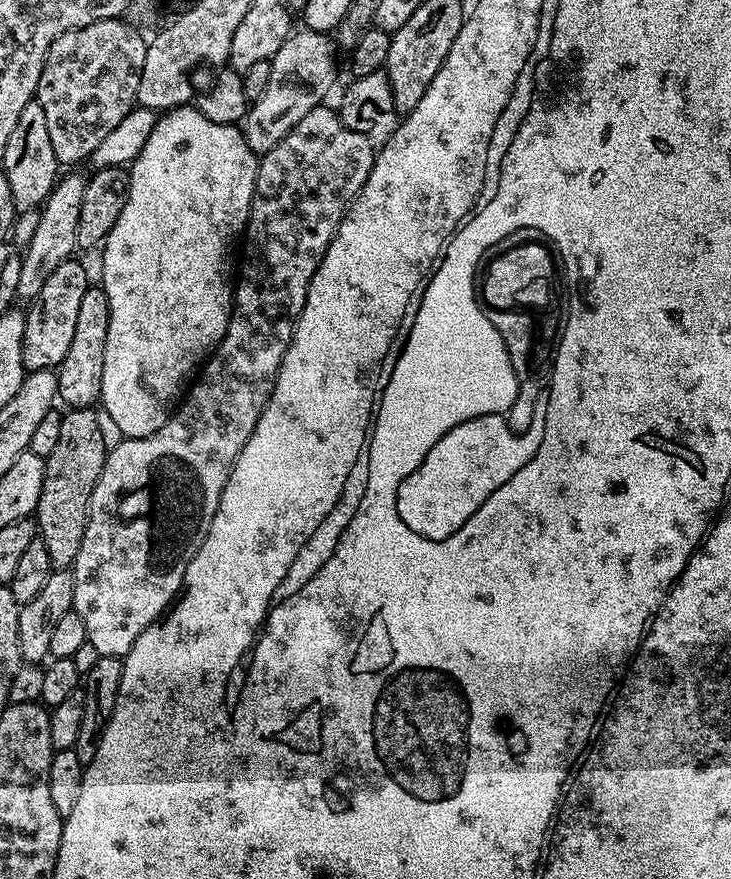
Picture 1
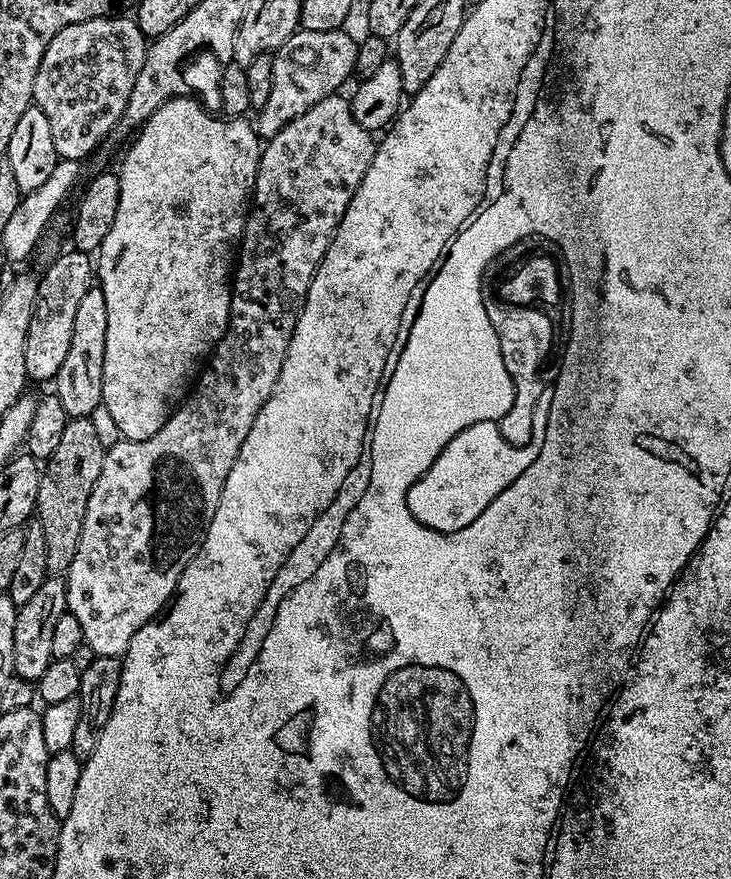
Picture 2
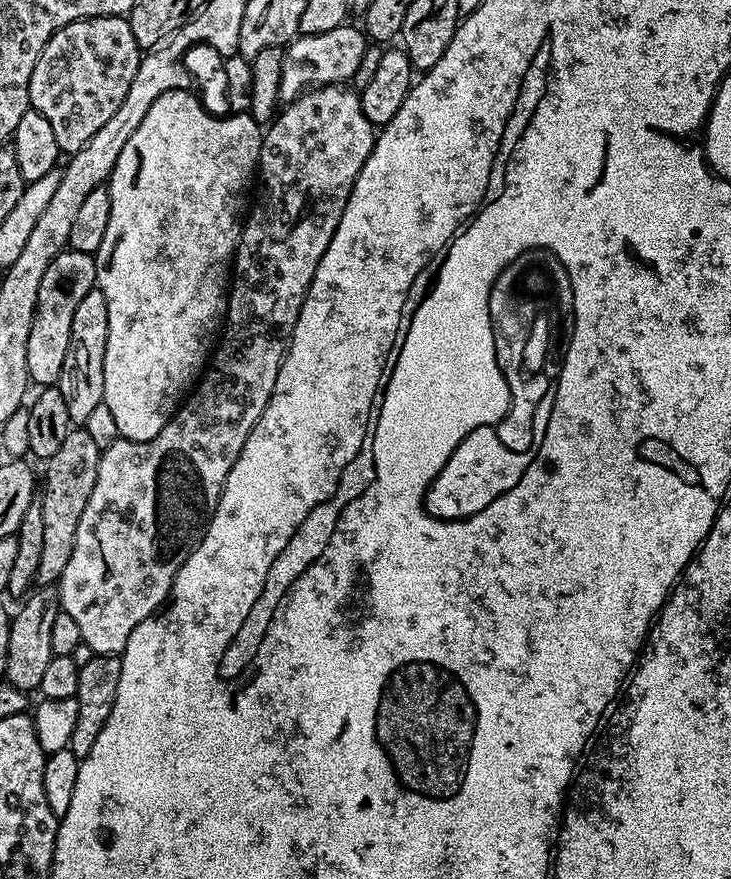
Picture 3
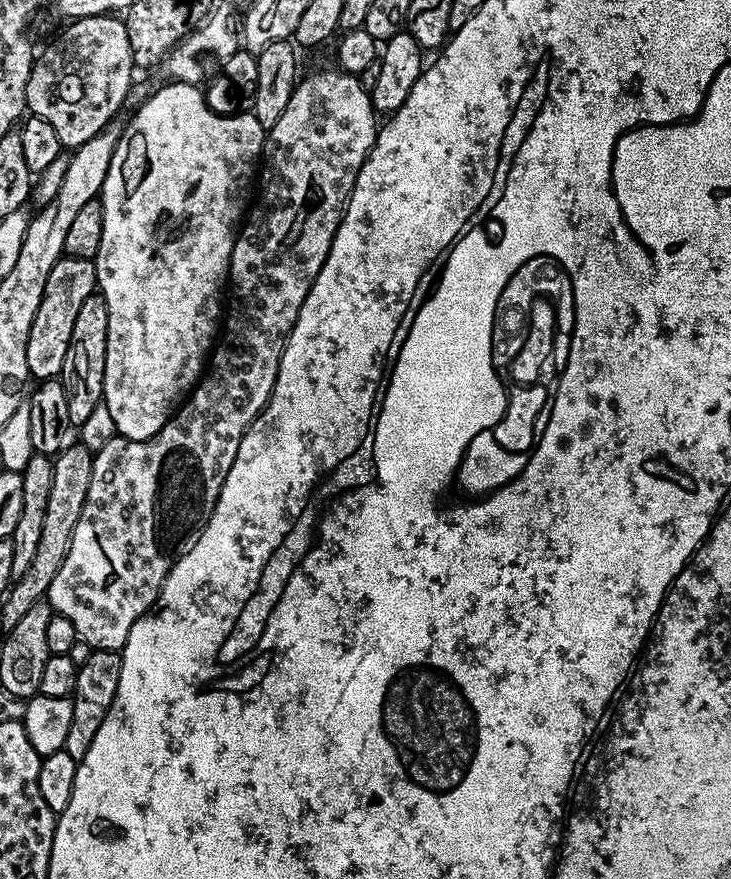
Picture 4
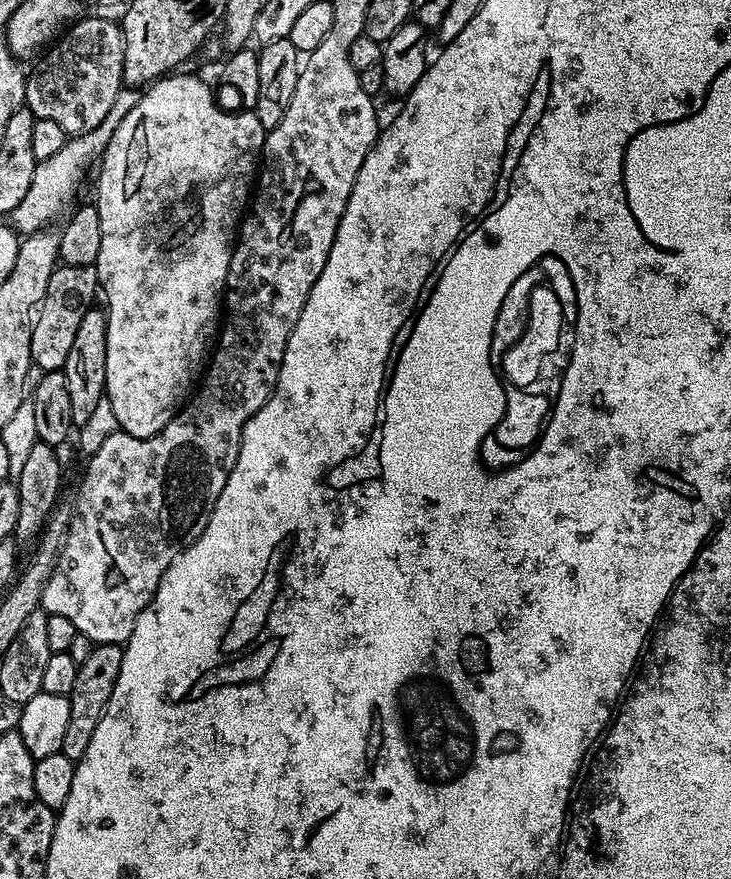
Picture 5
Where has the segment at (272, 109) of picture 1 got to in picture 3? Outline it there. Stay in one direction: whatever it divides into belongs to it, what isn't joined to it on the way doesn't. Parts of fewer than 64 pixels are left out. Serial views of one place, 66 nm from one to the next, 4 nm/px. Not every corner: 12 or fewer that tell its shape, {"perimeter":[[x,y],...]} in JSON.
{"perimeter":[[345,22],[283,49],[281,101],[351,81],[366,36]]}

